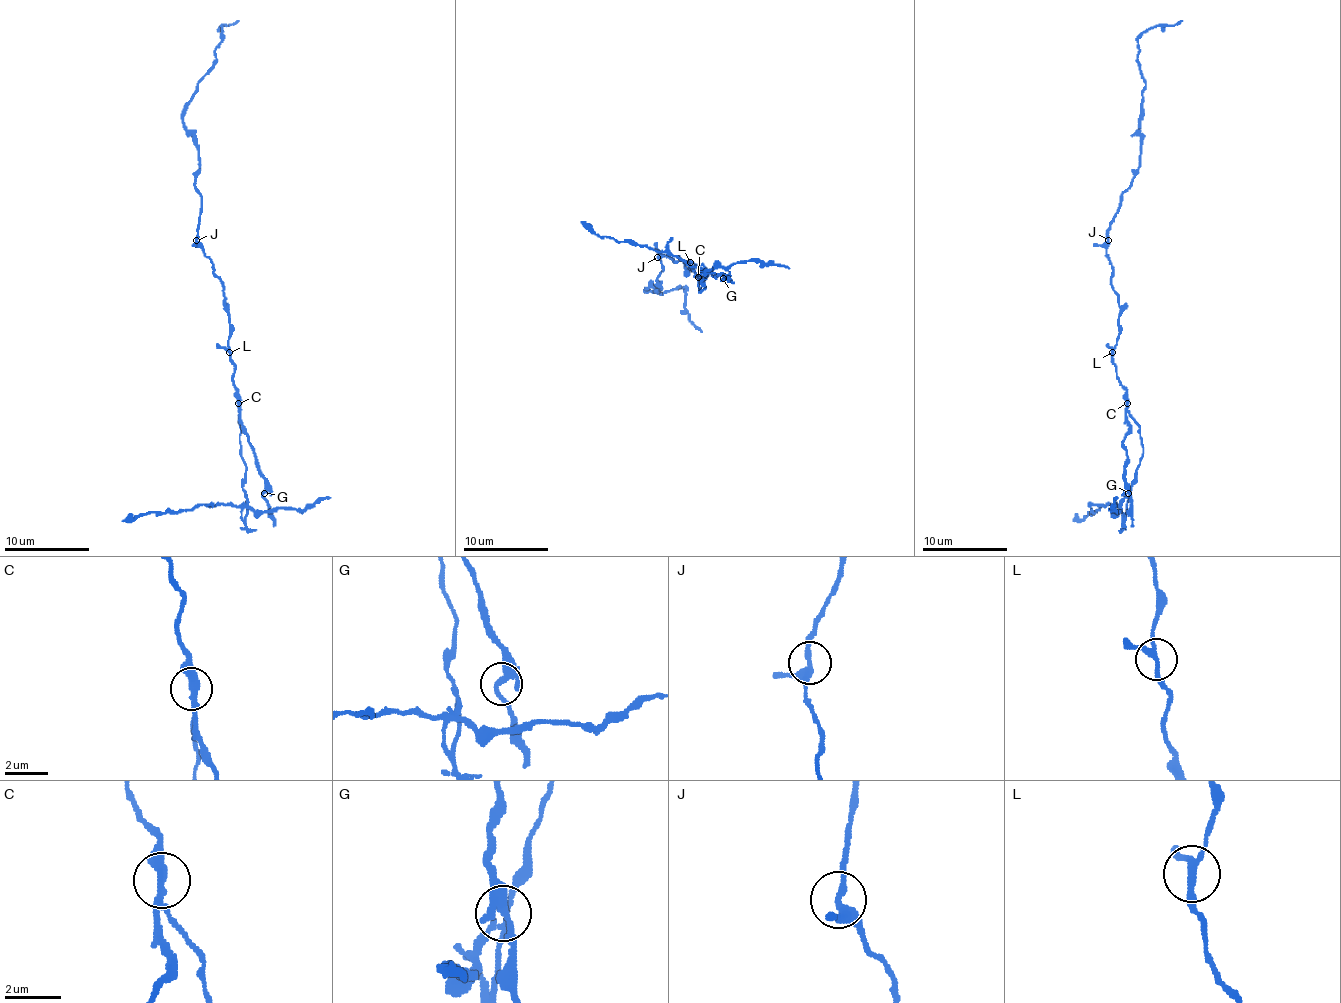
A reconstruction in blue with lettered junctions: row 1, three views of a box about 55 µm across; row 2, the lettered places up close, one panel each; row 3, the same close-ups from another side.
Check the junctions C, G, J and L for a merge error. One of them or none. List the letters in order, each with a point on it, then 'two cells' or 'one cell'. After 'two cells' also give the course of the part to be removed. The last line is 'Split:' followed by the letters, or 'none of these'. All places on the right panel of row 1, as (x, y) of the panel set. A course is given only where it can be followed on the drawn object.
C: (1127, 403) | two cells | (1126, 403), (1129, 416), (1139, 427), (1143, 457), (1139, 463), (1137, 482), (1118, 505), (1110, 503), (1072, 520)
G: (1128, 493) | one cell
J: (1108, 240) | one cell
L: (1112, 352) | one cell
Split: C

